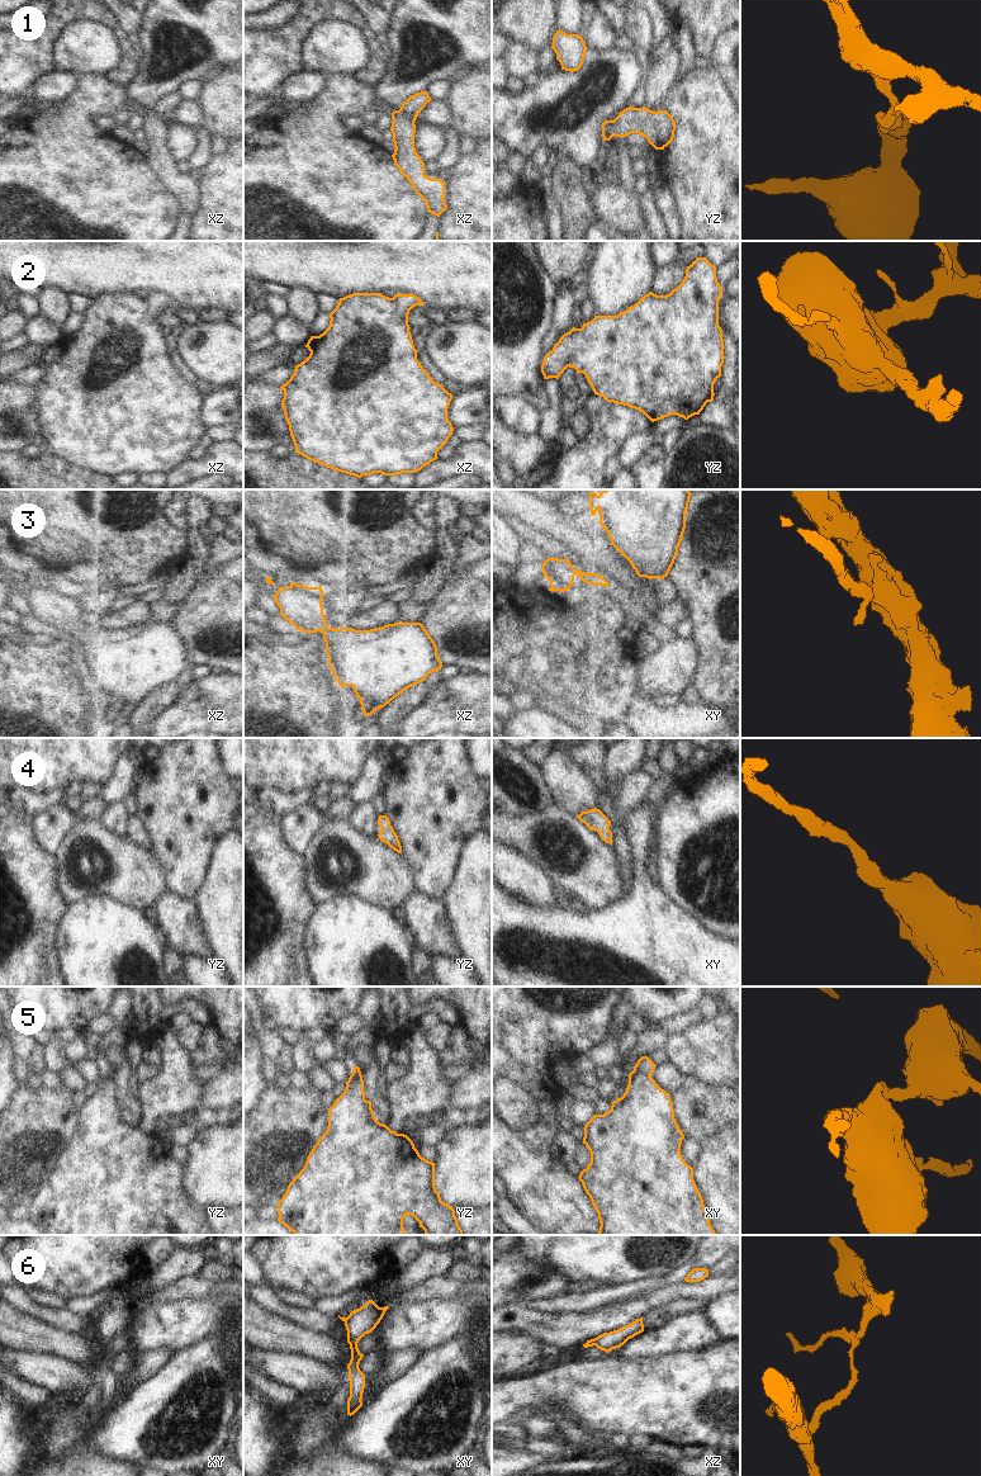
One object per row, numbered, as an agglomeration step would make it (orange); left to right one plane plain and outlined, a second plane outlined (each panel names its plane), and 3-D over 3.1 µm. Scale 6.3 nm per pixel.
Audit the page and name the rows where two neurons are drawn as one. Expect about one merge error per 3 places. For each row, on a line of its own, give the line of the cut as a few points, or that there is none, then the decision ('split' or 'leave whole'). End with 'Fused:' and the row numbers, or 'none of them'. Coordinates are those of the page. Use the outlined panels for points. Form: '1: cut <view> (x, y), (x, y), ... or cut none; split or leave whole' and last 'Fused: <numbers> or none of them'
1: cut none; leave whole
2: cut none; leave whole
3: cut none; leave whole
4: cut none; leave whole
5: cut xy (634, 1069), (649, 1075); split
6: cut xz (593, 1339), (595, 1344); split
Fused: 5, 6

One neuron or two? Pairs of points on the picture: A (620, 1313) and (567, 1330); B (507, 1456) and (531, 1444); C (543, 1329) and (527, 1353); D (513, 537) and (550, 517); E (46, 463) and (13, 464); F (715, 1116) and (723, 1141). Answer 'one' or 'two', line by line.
A: one
B: two
C: two
D: two
E: one
F: two

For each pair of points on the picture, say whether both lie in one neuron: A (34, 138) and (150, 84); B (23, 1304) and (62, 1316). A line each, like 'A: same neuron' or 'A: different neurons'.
A: different neurons
B: same neuron

